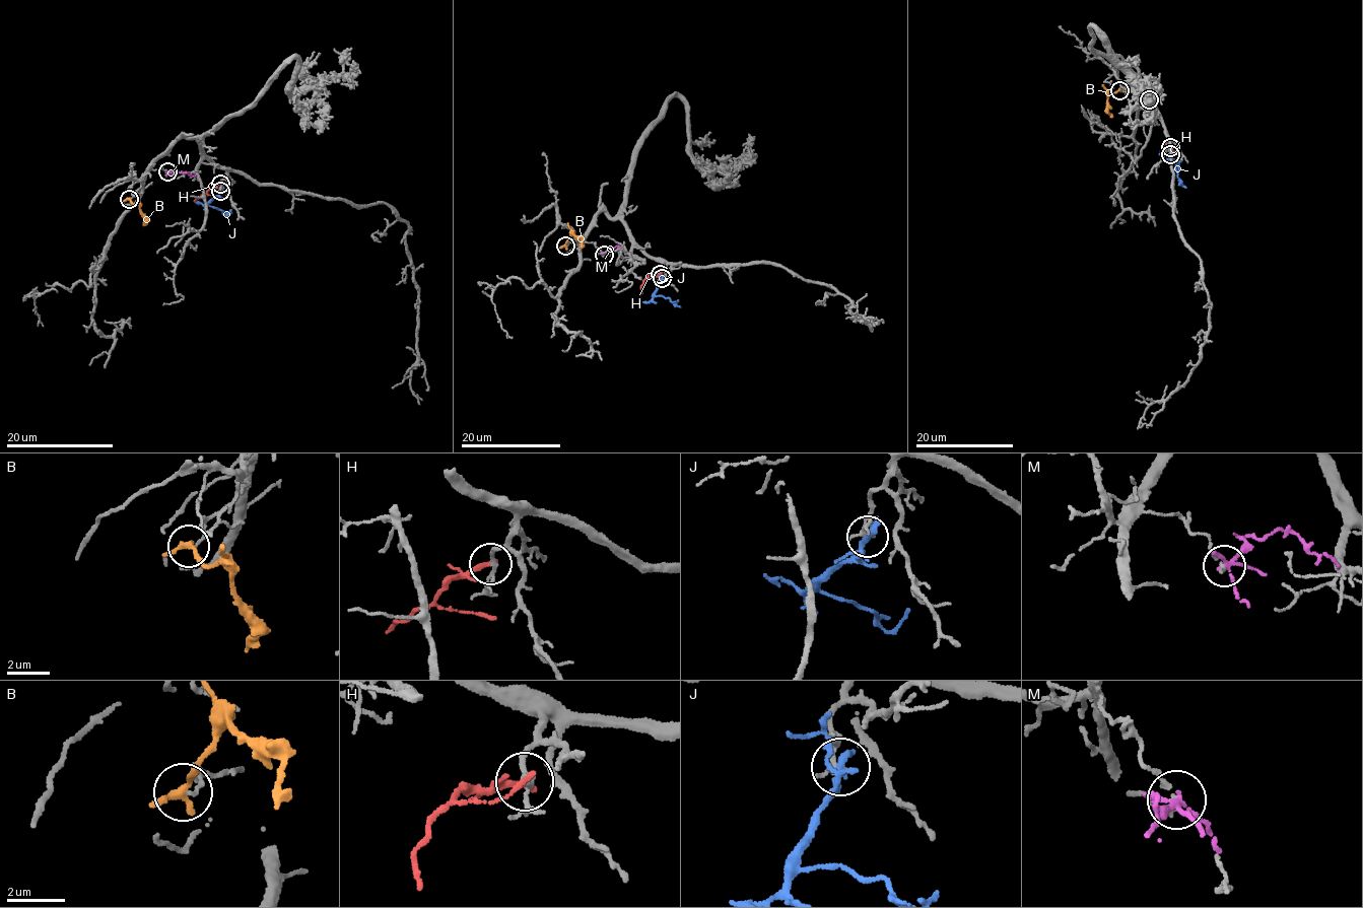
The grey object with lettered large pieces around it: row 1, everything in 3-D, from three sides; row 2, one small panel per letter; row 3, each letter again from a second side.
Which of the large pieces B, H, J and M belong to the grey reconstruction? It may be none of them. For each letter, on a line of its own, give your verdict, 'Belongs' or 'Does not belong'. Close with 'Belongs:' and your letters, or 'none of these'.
B: Does not belong
H: Does not belong
J: Does not belong
M: Does not belong
Belongs: none of these

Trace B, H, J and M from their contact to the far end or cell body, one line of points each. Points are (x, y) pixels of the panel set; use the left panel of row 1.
B: (129, 199), (141, 209), (146, 222), (143, 225)
H: (220, 183), (194, 201)
J: (220, 191), (209, 204), (231, 212)
M: (168, 171), (196, 175)

